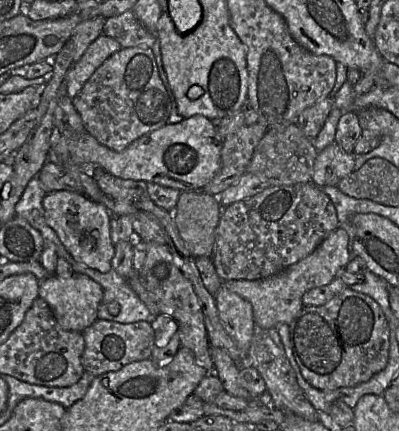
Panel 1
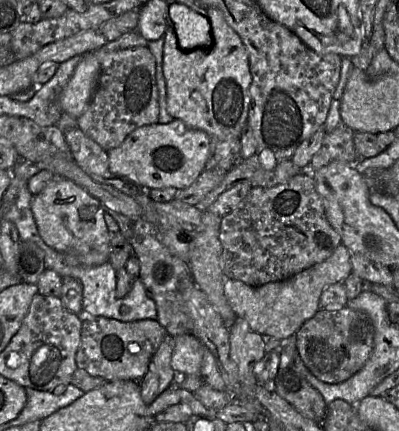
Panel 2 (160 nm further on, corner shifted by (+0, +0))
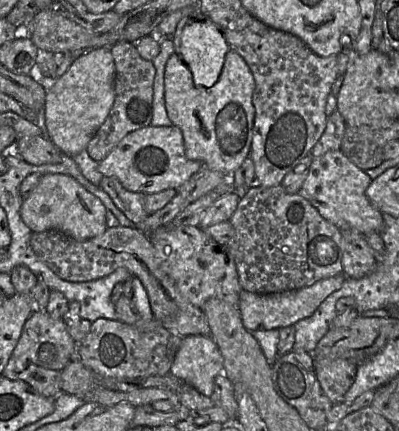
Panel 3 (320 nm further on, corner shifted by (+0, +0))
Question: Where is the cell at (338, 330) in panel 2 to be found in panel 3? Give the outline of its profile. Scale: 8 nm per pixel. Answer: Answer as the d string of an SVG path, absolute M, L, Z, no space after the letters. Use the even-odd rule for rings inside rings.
M345 359L314 360L316 377L333 405L344 402L347 391L355 381L357 367Z

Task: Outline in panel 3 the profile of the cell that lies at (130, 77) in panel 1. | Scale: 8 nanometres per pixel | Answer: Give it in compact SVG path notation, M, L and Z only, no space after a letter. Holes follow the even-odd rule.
M119 41L110 47L115 62L115 98L111 110L87 146L89 156L101 162L130 132L147 127L153 116L153 85L156 68L144 59L131 42Z

